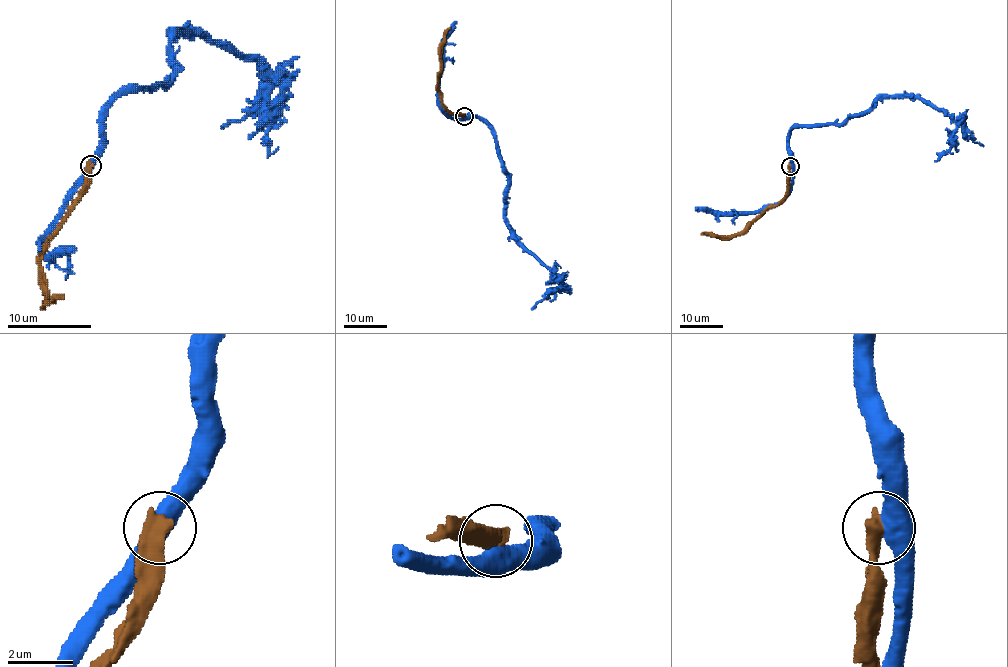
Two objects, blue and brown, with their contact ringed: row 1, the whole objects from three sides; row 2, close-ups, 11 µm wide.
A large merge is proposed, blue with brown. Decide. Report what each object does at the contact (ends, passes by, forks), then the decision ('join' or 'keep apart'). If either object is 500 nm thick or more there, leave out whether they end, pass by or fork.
keep apart

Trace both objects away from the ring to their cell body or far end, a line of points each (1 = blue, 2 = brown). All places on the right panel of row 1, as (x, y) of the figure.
1: (790, 166), (789, 133), (798, 126), (841, 124), (880, 98), (919, 97), (955, 122), (953, 144), (942, 156)
2: (790, 166), (788, 192), (742, 232), (717, 236), (701, 233)

